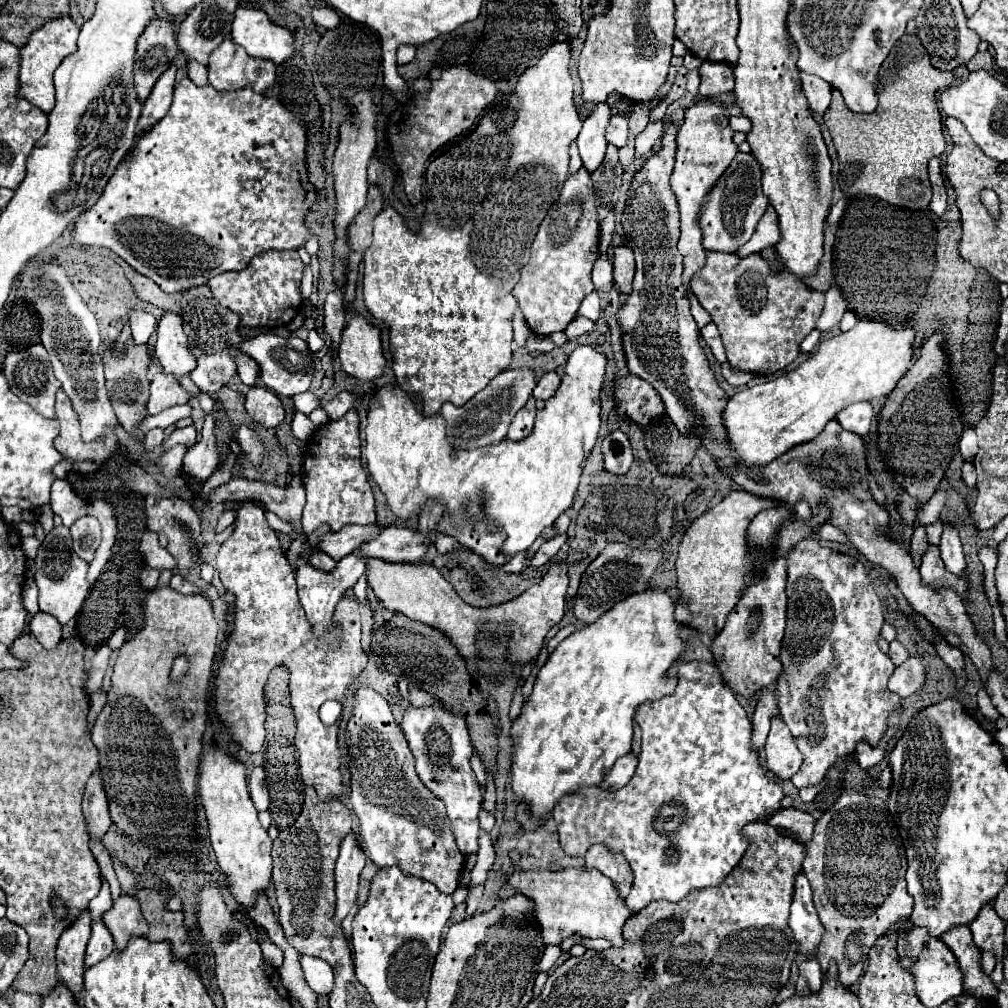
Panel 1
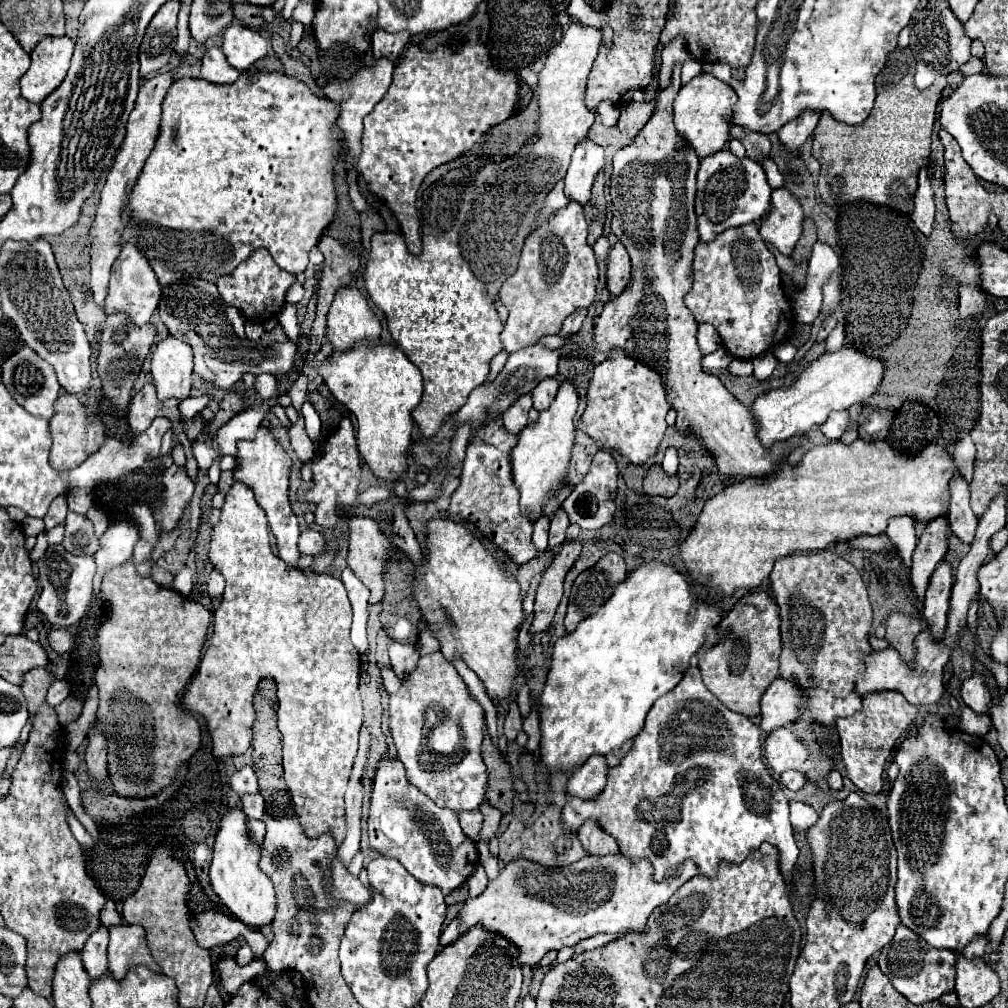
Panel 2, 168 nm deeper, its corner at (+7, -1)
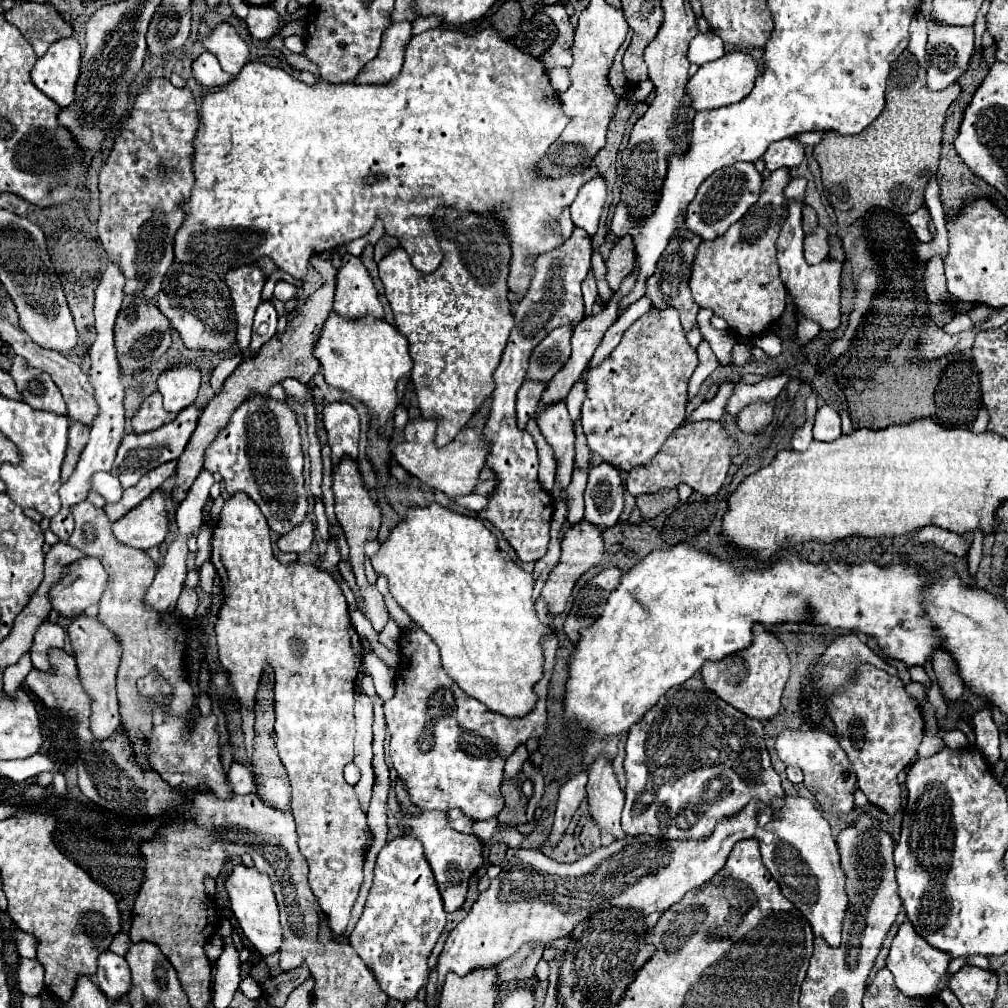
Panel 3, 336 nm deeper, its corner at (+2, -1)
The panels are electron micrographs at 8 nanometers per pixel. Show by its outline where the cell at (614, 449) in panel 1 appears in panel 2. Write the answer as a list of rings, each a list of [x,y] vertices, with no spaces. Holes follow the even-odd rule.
[[[598,451],[588,475],[574,487],[570,497],[564,501],[564,511],[568,513],[570,521],[576,523],[582,529],[600,529],[606,523],[610,523],[614,515],[614,499],[616,499],[616,479],[618,479],[618,467],[610,453]]]

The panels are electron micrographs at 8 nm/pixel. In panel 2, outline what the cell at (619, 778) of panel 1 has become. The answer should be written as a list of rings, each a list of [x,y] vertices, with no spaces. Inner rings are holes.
[[[594,755],[582,767],[578,767],[566,783],[566,793],[580,799],[590,799],[590,795],[598,795],[606,787],[608,765],[604,757]]]

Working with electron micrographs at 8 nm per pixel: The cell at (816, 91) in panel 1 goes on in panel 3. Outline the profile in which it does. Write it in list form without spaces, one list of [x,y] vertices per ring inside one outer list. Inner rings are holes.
[[[795,137],[775,141],[771,147],[765,151],[763,159],[769,171],[775,171],[779,167],[797,167],[803,161],[805,155],[805,145]]]

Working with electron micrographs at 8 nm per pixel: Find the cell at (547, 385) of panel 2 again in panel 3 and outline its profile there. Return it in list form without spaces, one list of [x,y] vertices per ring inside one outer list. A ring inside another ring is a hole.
[[[565,401],[543,405],[537,415],[537,425],[545,435],[547,443],[555,451],[557,477],[551,493],[559,499],[559,487],[567,487],[571,481],[573,457],[575,457],[575,433],[573,433],[573,425],[571,425],[571,417],[567,413]]]

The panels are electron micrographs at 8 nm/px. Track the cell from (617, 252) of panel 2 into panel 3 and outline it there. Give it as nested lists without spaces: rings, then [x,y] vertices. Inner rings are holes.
[[[623,235],[607,257],[607,283],[613,291],[617,291],[619,283],[633,271],[633,263],[635,263],[635,255],[633,255],[631,237]]]

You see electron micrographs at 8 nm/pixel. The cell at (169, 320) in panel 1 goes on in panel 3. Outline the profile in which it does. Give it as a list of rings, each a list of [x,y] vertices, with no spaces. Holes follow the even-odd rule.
[[[181,361],[169,365],[157,379],[159,393],[163,395],[163,407],[167,411],[179,413],[197,399],[201,383],[199,365],[193,361]]]

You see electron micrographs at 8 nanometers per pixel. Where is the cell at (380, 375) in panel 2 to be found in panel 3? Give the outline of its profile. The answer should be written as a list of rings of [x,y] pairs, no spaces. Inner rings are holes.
[[[329,315],[321,339],[315,345],[315,355],[323,365],[323,377],[327,385],[353,395],[355,399],[363,401],[367,415],[377,421],[377,429],[381,431],[389,419],[395,417],[399,407],[409,409],[413,383],[411,383],[411,369],[413,359],[409,355],[407,339],[387,321],[375,321],[373,317],[363,317],[359,321],[347,321],[339,315]],[[405,379],[403,401],[397,395],[397,383]]]

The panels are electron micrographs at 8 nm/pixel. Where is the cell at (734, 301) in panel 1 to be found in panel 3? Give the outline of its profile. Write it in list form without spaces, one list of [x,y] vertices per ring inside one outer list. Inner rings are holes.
[[[785,169],[773,171],[771,177],[763,181],[763,191],[755,207],[751,207],[751,211],[733,223],[719,239],[703,241],[695,253],[689,281],[693,299],[699,307],[707,307],[713,315],[725,319],[729,331],[741,341],[751,341],[765,333],[785,311],[785,285],[777,267],[775,241],[787,209],[783,187],[789,179]]]

